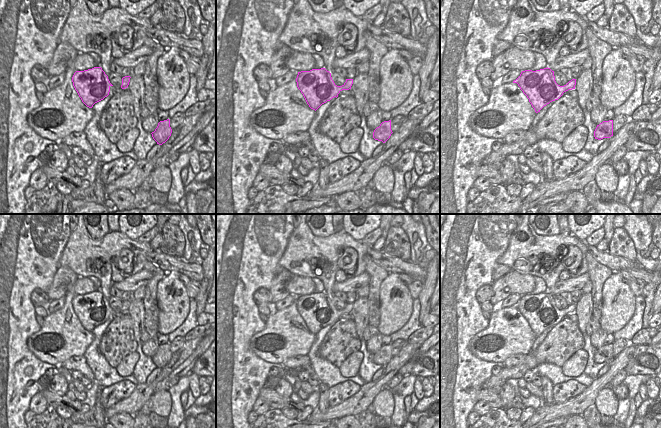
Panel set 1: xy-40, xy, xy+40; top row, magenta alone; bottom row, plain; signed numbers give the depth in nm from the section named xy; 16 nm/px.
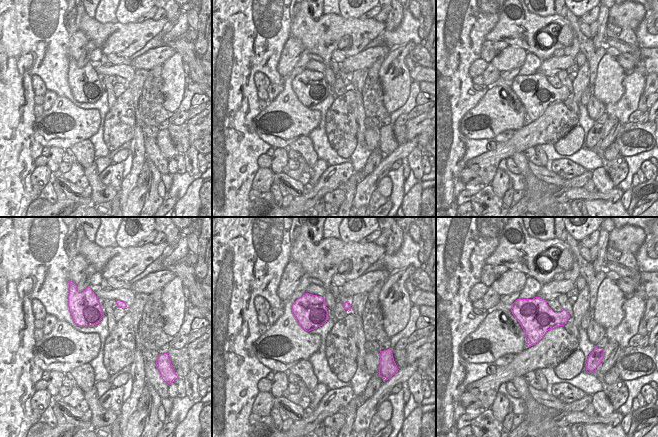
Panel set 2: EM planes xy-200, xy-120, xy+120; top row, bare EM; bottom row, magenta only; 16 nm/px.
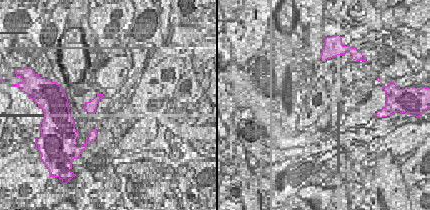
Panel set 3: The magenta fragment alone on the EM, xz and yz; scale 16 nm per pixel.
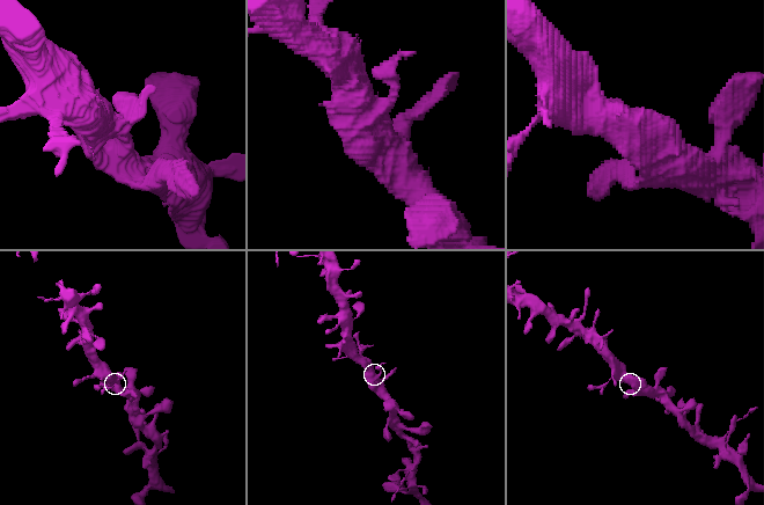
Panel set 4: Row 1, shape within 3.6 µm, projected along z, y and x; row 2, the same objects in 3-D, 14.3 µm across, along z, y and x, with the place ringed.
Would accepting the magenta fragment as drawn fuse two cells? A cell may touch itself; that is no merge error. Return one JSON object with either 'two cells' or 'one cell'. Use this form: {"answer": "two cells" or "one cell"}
{"answer": "one cell"}

